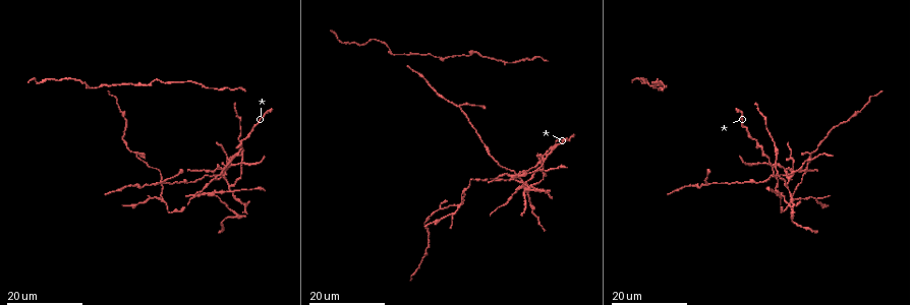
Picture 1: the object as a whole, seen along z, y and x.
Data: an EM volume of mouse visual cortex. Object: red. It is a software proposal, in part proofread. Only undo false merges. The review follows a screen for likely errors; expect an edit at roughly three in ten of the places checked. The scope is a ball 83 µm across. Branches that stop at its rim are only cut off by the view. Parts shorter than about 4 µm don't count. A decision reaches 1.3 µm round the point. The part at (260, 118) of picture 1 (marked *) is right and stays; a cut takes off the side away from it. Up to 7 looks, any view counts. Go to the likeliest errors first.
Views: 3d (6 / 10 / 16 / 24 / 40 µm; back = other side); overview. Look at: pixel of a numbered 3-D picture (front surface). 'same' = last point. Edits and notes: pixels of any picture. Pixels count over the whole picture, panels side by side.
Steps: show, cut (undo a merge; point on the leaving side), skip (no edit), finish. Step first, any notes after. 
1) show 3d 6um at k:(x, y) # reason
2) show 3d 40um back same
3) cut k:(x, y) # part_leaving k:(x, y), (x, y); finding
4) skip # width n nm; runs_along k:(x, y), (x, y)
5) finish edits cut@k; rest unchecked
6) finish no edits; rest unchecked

show 3d 24um at 1:(195, 194) # four arms meet

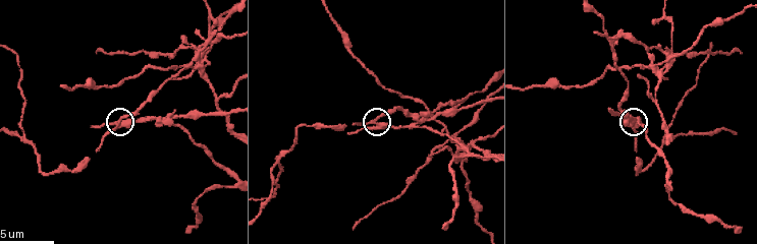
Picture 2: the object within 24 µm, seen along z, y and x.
show 3d 10um at 2:(114, 129)

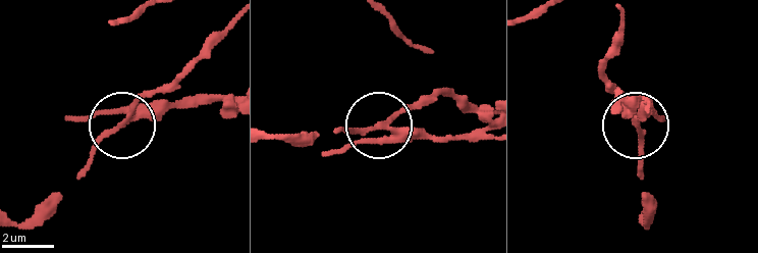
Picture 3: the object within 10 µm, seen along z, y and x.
cut 3:(170, 103) # part_leaving 3:(391, 130), (488, 137); a second cell is stuck on

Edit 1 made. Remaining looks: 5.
show overview

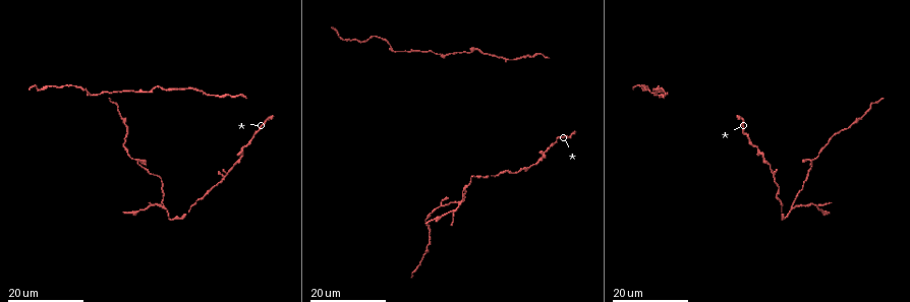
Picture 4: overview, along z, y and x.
show 3d 16um at 4:(813, 159) # four-way junction

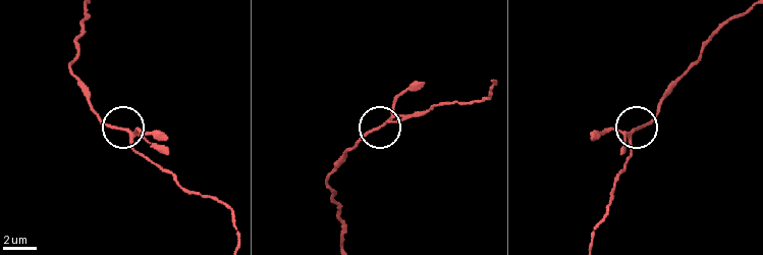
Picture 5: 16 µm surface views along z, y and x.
show 3d 10um at 5:(629, 133)

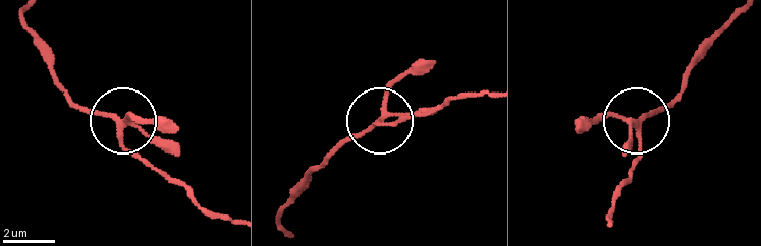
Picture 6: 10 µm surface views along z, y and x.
skip # runs_along 6:(486, 96), (453, 96), (381, 122), (385, 96), (419, 59); one cell here

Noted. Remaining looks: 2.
show 3d 10um at 2:(279, 157) # branch point

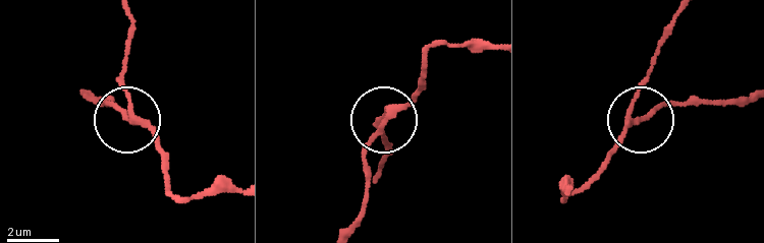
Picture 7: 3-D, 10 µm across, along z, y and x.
skip # side_arm 18 um; runs_along 7:(232, 187), (173, 193), (152, 134), (108, 97); one cell here

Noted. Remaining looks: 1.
finish edits cut@3; rest unchecked

